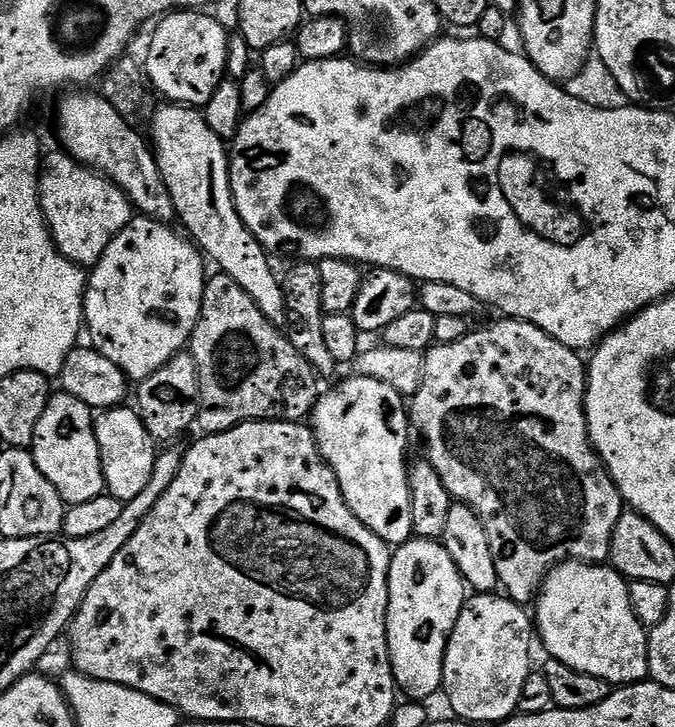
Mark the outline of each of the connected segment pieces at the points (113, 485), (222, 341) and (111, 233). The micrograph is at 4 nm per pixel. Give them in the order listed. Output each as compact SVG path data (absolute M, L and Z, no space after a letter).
M132 406L101 411L94 423L107 495L125 502L138 498L138 494L146 490L150 474L154 474L154 462L158 455L157 441L146 430L139 411Z
M223 274L209 275L204 285L204 297L200 307L200 320L192 331L190 351L198 366L200 379L200 415L199 431L204 434L229 432L239 424L251 420L286 420L300 422L316 407L318 391L316 380L318 373L312 369L310 362L294 350L287 335L277 325L269 322L258 310L254 298L234 282L234 278Z
M63 150L43 157L40 165L40 205L52 234L52 241L70 262L85 270L96 267L106 246L134 219L134 209L126 193L113 180L93 168L85 168Z

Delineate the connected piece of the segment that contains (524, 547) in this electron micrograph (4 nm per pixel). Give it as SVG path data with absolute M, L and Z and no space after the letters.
M507 318L497 321L497 324L492 324L489 328L480 328L477 332L476 329L469 331L468 336L458 338L458 342L433 343L432 347L424 352L422 386L415 396L411 397L410 412L414 417L415 427L417 424L424 435L424 444L428 447L426 459L434 466L442 486L452 495L453 501L474 509L478 514L486 530L486 538L490 538L490 554L494 554L494 570L500 579L499 587L515 604L528 606L539 597L544 577L549 576L553 568L559 564L564 564L568 560L598 564L609 559L614 526L620 513L625 511L626 505L616 489L615 482L610 478L608 469L604 467L600 456L592 447L592 439L588 437L588 419L584 413L584 394L588 391L588 381L585 361L580 361L581 353L575 348L562 346L562 342L550 338L550 334L546 334L530 322Z

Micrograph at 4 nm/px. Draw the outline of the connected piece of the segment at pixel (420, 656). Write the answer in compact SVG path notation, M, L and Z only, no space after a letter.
M413 538L392 552L388 571L388 653L397 689L409 701L428 702L435 692L441 691L444 682L444 655L450 634L464 608L466 585L460 576L454 558L444 549L440 540Z

